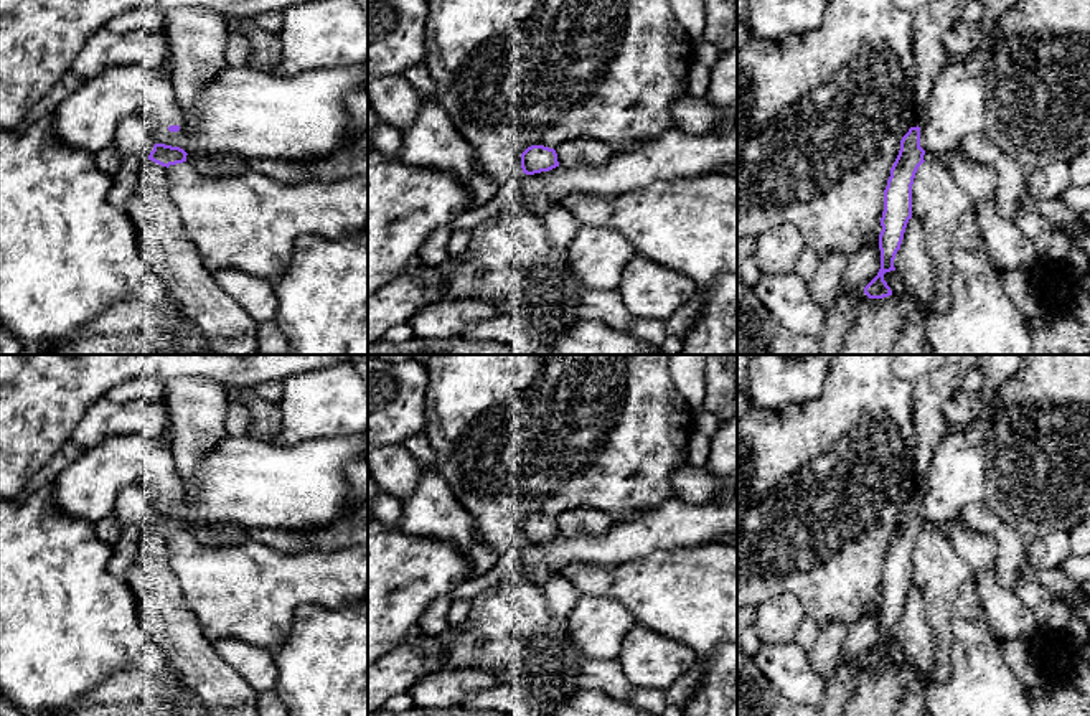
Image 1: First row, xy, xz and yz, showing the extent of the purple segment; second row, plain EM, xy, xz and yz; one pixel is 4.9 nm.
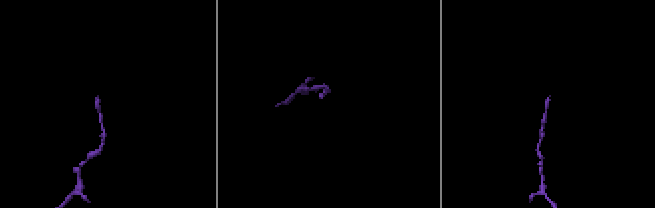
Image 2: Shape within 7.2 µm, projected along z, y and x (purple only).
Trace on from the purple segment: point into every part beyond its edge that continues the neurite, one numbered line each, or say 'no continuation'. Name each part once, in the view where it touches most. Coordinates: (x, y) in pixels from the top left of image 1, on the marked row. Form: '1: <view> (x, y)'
1: xy (164, 106)

